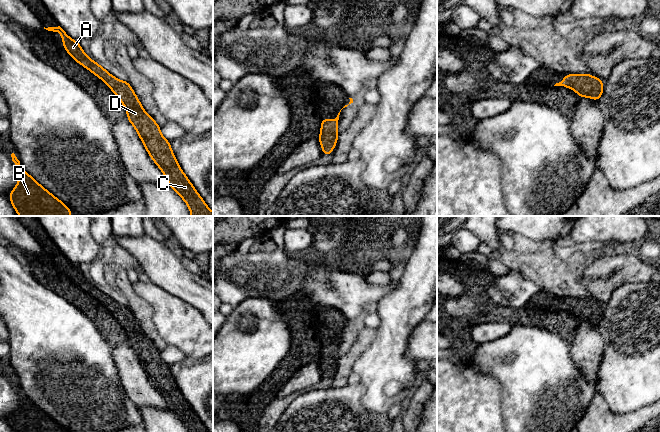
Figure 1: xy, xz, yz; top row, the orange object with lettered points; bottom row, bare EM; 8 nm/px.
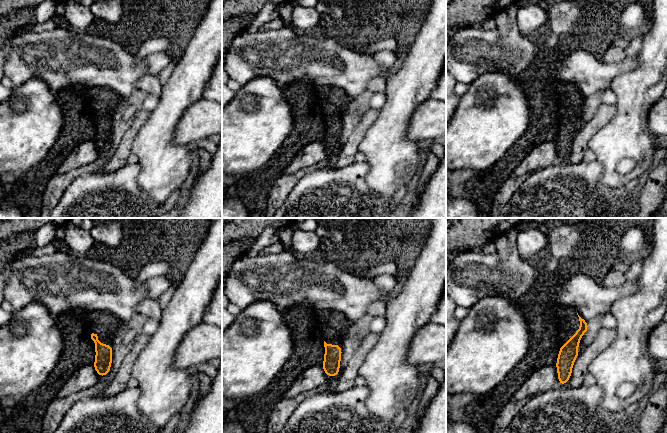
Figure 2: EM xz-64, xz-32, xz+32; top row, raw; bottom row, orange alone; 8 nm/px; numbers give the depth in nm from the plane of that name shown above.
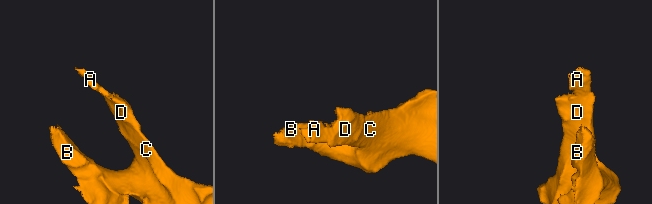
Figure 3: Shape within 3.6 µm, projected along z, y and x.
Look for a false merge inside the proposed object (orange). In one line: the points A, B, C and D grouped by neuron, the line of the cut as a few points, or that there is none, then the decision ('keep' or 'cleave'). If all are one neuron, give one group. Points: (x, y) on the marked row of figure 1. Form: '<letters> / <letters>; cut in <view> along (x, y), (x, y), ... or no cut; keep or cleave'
A B C D; no cut; keep

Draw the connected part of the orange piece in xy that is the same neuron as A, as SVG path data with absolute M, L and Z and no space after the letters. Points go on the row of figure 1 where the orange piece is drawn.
M60 26L44 27L44 29L57 32L56 36L63 39L63 47L67 53L80 65L103 80L119 98L127 111L127 119L137 131L149 156L165 175L168 186L186 202L191 216L213 216L213 212L180 168L170 142L161 134L160 126L145 112L128 81L120 81L96 61L91 60L79 42L72 40Z

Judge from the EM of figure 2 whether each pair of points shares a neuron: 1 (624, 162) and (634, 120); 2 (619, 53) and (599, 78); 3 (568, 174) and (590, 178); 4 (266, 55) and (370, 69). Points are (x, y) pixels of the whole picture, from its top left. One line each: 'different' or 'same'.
1: same
2: different
3: same
4: same

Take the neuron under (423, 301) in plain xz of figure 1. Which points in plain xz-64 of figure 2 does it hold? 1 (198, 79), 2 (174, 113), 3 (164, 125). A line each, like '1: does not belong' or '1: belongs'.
1: belongs
2: belongs
3: belongs

